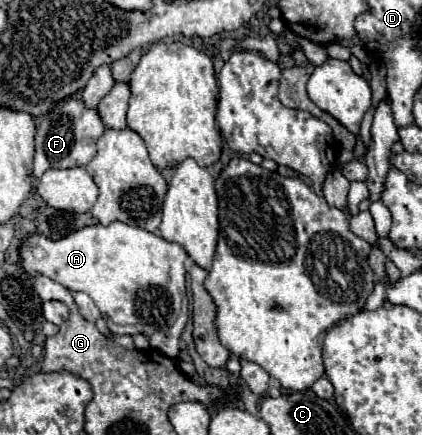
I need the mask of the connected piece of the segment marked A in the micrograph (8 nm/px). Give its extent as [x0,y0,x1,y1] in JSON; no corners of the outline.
[20,221,189,357]

